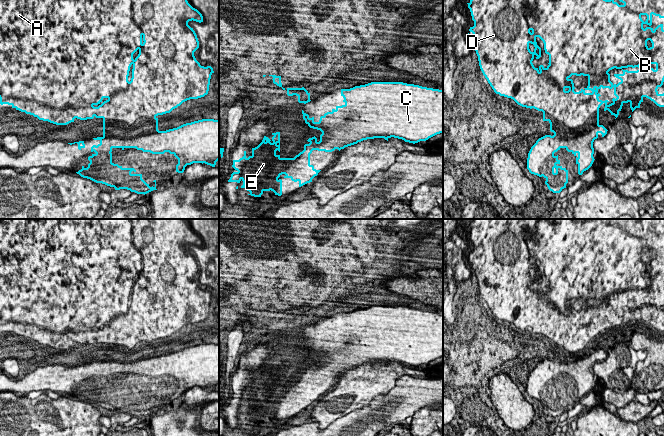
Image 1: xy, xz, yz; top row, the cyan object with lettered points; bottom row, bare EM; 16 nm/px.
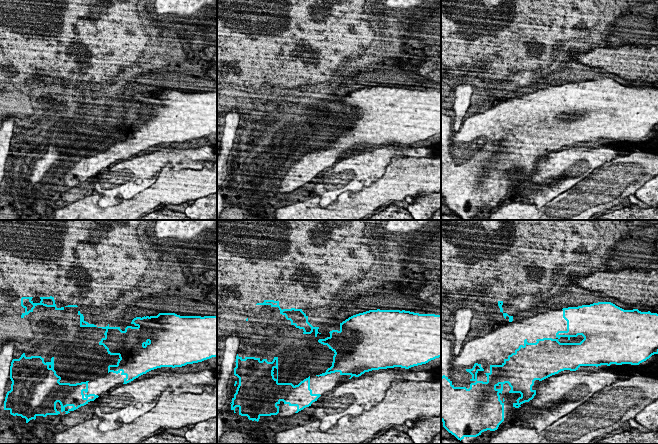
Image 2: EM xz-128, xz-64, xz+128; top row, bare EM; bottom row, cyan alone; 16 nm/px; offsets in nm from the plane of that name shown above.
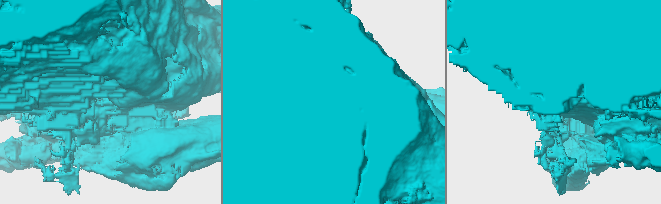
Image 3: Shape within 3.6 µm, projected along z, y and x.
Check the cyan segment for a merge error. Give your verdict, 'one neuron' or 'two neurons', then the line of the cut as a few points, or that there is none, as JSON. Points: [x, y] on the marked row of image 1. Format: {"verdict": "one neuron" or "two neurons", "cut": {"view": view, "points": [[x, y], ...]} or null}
{"verdict": "two neurons", "cut": {"view": "xy", "points": [[160, 131], [127, 140], [103, 137], [104, 151], [96, 154]]}}

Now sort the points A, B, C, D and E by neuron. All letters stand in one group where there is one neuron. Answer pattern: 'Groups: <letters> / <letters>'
Groups: A B D E / C

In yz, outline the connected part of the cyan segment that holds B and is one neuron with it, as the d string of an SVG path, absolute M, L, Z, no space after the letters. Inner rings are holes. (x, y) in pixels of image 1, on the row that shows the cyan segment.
M470 0L468 8L470 9L474 26L470 27L469 31L473 33L473 39L471 47L473 47L478 56L480 69L487 79L488 83L496 94L513 99L518 105L526 108L534 108L543 112L543 121L550 123L550 131L554 133L555 138L559 138L564 142L567 142L569 138L573 138L586 131L591 131L593 139L598 138L598 134L601 133L602 137L607 134L607 129L599 124L599 108L604 103L604 111L608 110L611 115L616 118L622 109L624 103L630 103L632 112L636 108L640 108L640 104L643 102L643 98L646 97L653 101L657 106L664 107L664 93L659 94L657 89L663 85L664 82L664 30L663 24L658 25L655 29L651 28L652 16L658 16L664 18L664 0L619 0L622 5L619 5L614 0ZM539 37L544 43L545 53L549 55L549 65L545 68L540 65L535 68L532 61L535 58L541 57L541 48L537 45L536 38ZM612 69L621 69L622 74L614 74L614 76L621 81L616 85L610 81L610 74L608 73ZM572 75L587 76L588 86L581 89L579 92L575 92L573 80L570 78ZM601 88L614 89L614 95L616 99L612 99L611 104L607 104L609 101L602 101L598 97L601 96L598 90Z

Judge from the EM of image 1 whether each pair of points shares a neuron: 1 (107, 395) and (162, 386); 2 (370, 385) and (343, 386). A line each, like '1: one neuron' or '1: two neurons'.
1: one neuron
2: one neuron

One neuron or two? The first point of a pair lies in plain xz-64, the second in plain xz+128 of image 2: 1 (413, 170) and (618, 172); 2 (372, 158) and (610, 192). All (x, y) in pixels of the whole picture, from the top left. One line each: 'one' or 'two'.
1: one
2: two

